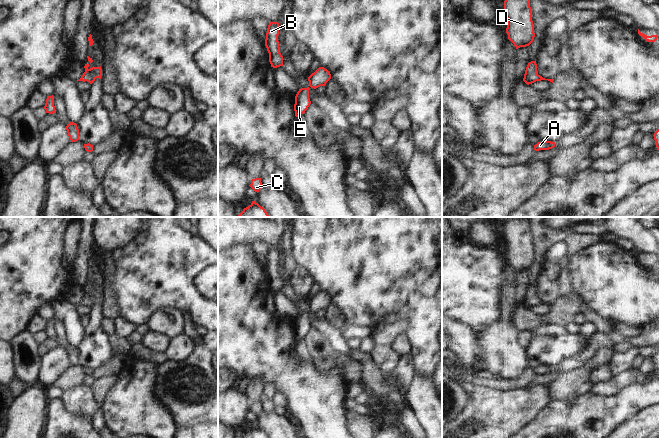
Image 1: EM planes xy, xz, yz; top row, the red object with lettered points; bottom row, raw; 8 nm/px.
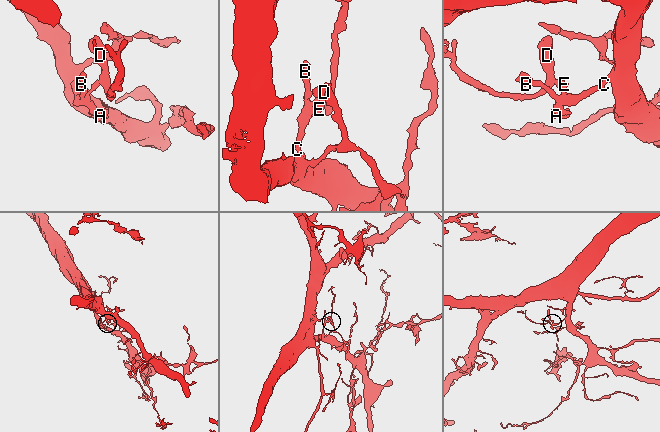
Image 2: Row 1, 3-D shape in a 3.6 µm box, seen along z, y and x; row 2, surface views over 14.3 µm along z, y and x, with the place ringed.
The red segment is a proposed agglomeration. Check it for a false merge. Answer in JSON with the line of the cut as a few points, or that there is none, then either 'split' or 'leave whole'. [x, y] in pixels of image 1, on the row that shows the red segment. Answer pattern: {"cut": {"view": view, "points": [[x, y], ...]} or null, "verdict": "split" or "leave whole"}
{"cut": null, "verdict": "leave whole"}

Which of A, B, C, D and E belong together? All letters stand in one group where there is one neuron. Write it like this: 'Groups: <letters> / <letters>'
Groups: A B C D E.

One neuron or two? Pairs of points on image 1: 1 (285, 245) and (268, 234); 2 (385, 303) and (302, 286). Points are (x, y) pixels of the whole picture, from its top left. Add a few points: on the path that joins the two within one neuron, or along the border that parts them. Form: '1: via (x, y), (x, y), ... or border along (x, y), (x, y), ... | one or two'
1: border along (284, 227), (281, 233), (281, 242), (278, 246) | two
2: border along (297, 266), (300, 266), (315, 282) | two

